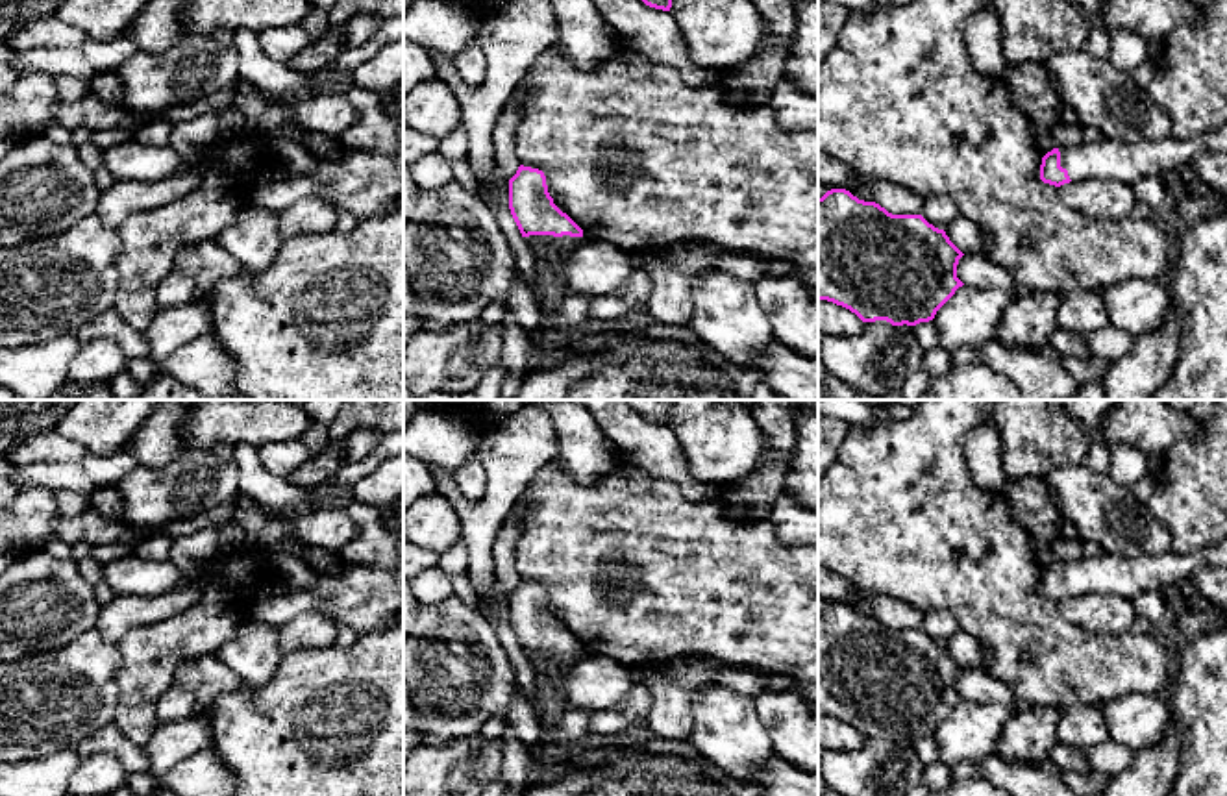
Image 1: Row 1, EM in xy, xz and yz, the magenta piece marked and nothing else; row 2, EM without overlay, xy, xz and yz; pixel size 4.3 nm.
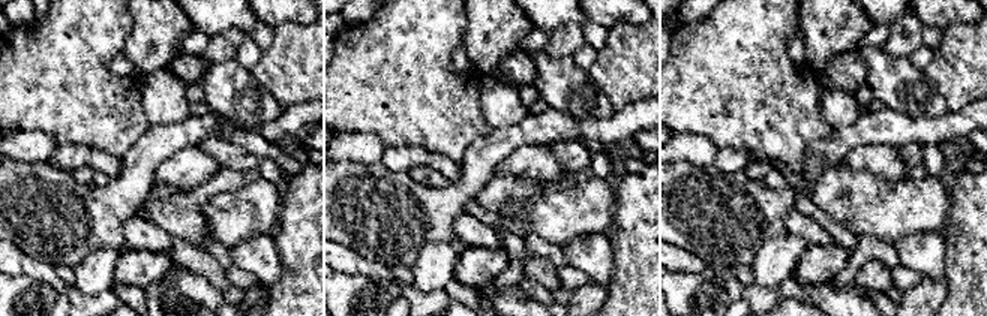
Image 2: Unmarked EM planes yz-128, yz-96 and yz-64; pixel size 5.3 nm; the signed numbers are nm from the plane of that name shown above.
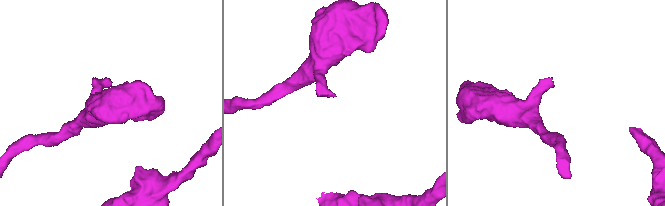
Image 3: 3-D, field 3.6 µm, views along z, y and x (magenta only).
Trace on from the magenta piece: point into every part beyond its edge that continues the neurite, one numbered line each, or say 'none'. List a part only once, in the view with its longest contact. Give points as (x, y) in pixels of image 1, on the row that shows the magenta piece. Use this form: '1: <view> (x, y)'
1: xz (546, 248)

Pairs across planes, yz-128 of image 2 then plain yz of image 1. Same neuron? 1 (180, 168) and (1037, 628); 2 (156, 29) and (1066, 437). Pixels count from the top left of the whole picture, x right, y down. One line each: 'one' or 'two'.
1: two
2: one

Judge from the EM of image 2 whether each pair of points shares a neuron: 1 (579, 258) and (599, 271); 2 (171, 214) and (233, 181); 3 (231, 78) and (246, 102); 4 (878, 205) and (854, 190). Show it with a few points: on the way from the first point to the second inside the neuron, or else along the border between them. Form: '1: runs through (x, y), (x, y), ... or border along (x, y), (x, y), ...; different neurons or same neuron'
1: runs through (584, 258), (594, 267); same neuron
2: runs through (186, 205), (218, 183); same neuron
3: runs through (231, 84), (240, 96); same neuron
4: runs through (872, 205), (860, 196); same neuron

